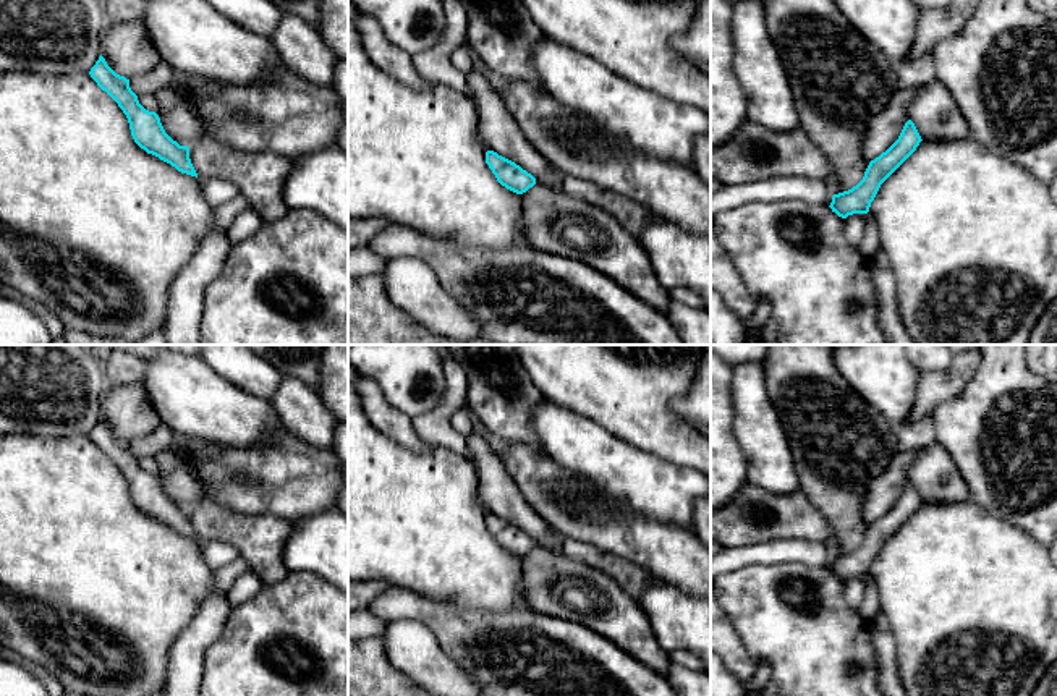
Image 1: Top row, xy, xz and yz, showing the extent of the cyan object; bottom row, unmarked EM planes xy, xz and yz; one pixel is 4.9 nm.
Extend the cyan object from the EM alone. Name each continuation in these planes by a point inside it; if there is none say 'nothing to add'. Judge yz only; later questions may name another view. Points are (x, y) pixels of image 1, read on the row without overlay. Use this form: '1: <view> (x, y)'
nothing to add

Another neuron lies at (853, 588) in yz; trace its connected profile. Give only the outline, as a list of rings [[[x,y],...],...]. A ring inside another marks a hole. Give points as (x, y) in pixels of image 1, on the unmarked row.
[[[853,576],[843,581],[845,601],[850,609],[853,610],[860,609],[864,599],[866,588],[868,588],[868,581],[864,576]]]

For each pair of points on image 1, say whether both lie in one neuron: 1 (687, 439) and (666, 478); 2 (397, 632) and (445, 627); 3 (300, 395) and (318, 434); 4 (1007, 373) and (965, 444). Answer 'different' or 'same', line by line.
1: different
2: different
3: same
4: same

